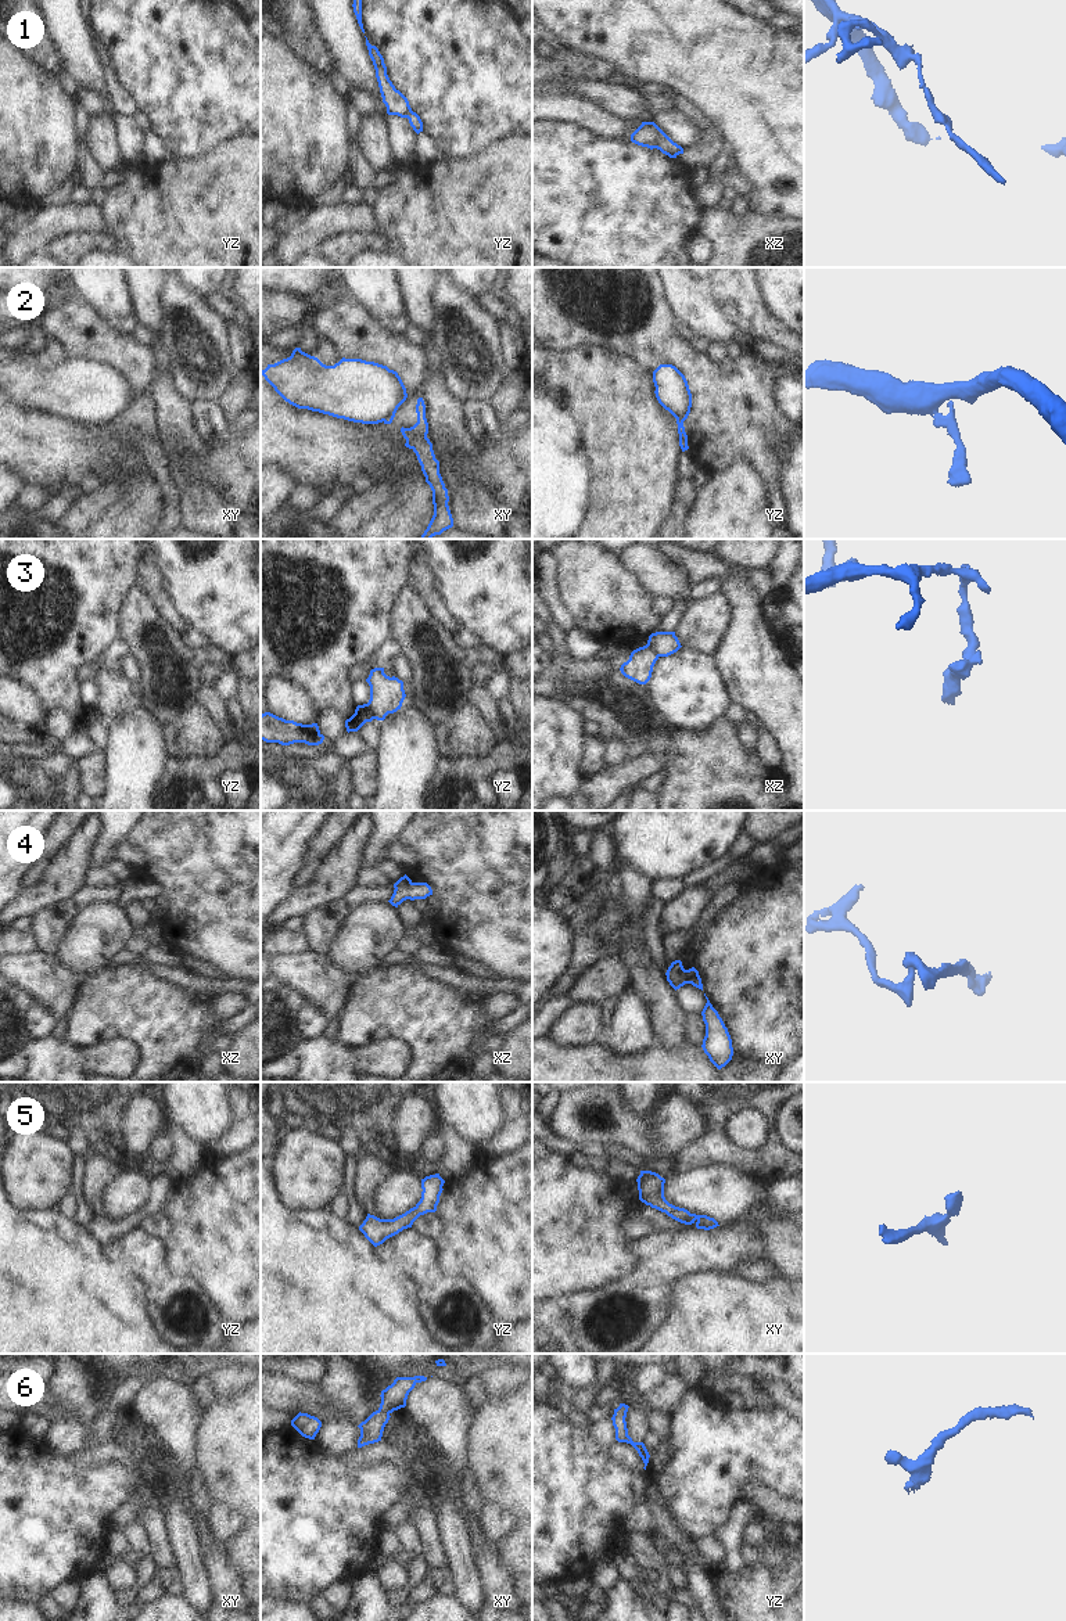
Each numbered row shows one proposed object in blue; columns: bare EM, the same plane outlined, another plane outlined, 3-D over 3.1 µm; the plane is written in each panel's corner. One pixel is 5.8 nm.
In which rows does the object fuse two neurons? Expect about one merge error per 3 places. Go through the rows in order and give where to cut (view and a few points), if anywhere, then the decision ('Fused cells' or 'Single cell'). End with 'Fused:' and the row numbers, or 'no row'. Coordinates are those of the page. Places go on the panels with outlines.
1: Split along yz (411, 110), (405, 117). Fused cells
2: Split along yz (677, 417), (684, 420). Fused cells
3: Split along yz (366, 704), (376, 718). Fused cells
4: No split. Single cell
5: No split. Single cell
6: No split. Single cell
Fused: 1, 2, 3

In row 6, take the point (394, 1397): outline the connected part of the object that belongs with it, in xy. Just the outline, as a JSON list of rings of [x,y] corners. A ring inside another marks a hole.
[[[424,1376],[396,1377],[391,1385],[383,1390],[380,1408],[358,1426],[360,1428],[358,1448],[381,1441],[390,1415],[405,1408],[409,1392],[417,1383],[426,1380],[427,1377]]]

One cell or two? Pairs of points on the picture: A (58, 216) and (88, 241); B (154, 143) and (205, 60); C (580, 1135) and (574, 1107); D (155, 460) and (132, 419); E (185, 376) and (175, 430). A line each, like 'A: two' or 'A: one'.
A: two
B: two
C: one
D: one
E: two

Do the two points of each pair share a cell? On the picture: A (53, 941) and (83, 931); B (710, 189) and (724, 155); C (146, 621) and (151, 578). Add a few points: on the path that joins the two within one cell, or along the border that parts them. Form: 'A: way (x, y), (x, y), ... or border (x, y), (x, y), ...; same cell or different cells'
A: border (82, 909), (57, 953); different cells
B: border (722, 176), (718, 180), (707, 180); different cells
C: border (135, 583), (147, 595), (157, 613), (168, 624); different cells

